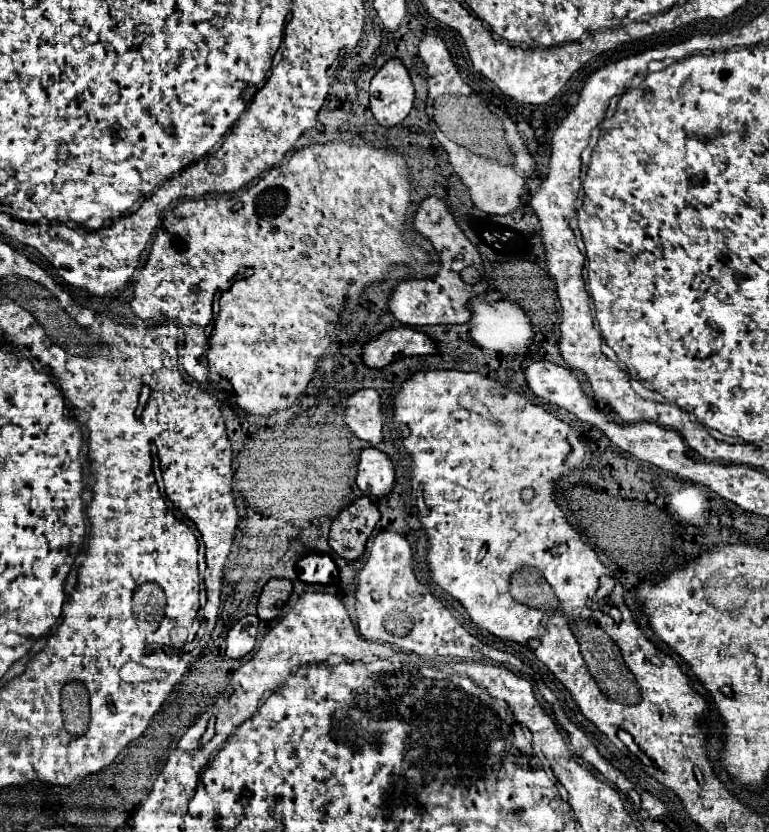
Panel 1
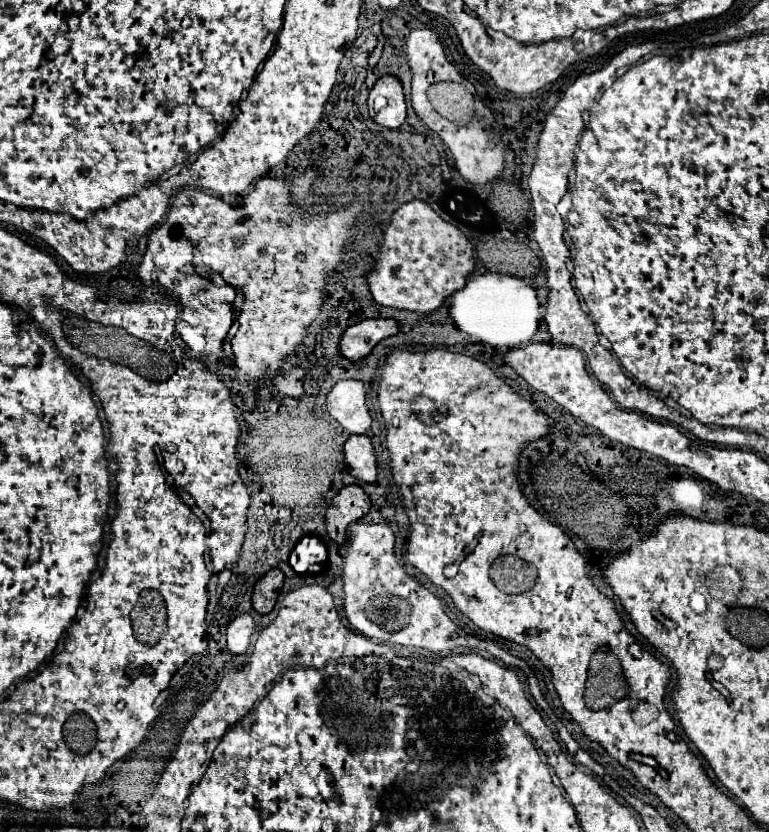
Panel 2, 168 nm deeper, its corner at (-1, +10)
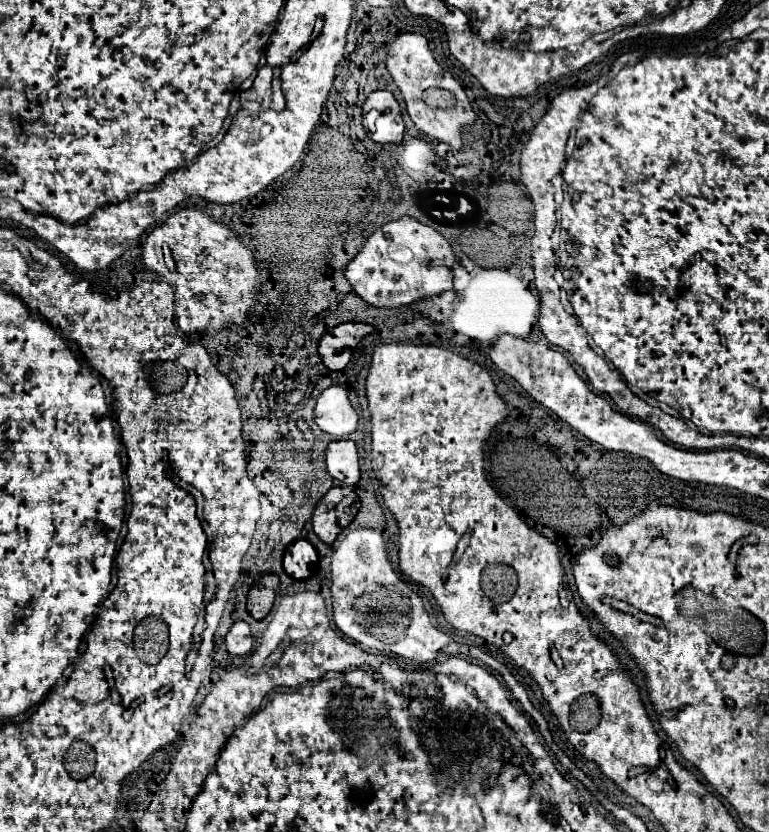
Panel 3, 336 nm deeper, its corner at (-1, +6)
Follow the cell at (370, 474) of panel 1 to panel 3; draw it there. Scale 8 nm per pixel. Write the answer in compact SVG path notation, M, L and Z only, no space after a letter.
M333 441L325 451L325 465L327 473L341 481L343 485L355 485L361 477L359 473L359 457L357 447L353 441Z

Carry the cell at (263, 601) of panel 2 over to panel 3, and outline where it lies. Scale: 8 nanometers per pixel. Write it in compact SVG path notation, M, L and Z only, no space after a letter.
M263 585L251 587L251 591L247 595L247 611L249 611L249 615L253 619L263 619L271 611L273 599L275 599L273 589L267 589Z

